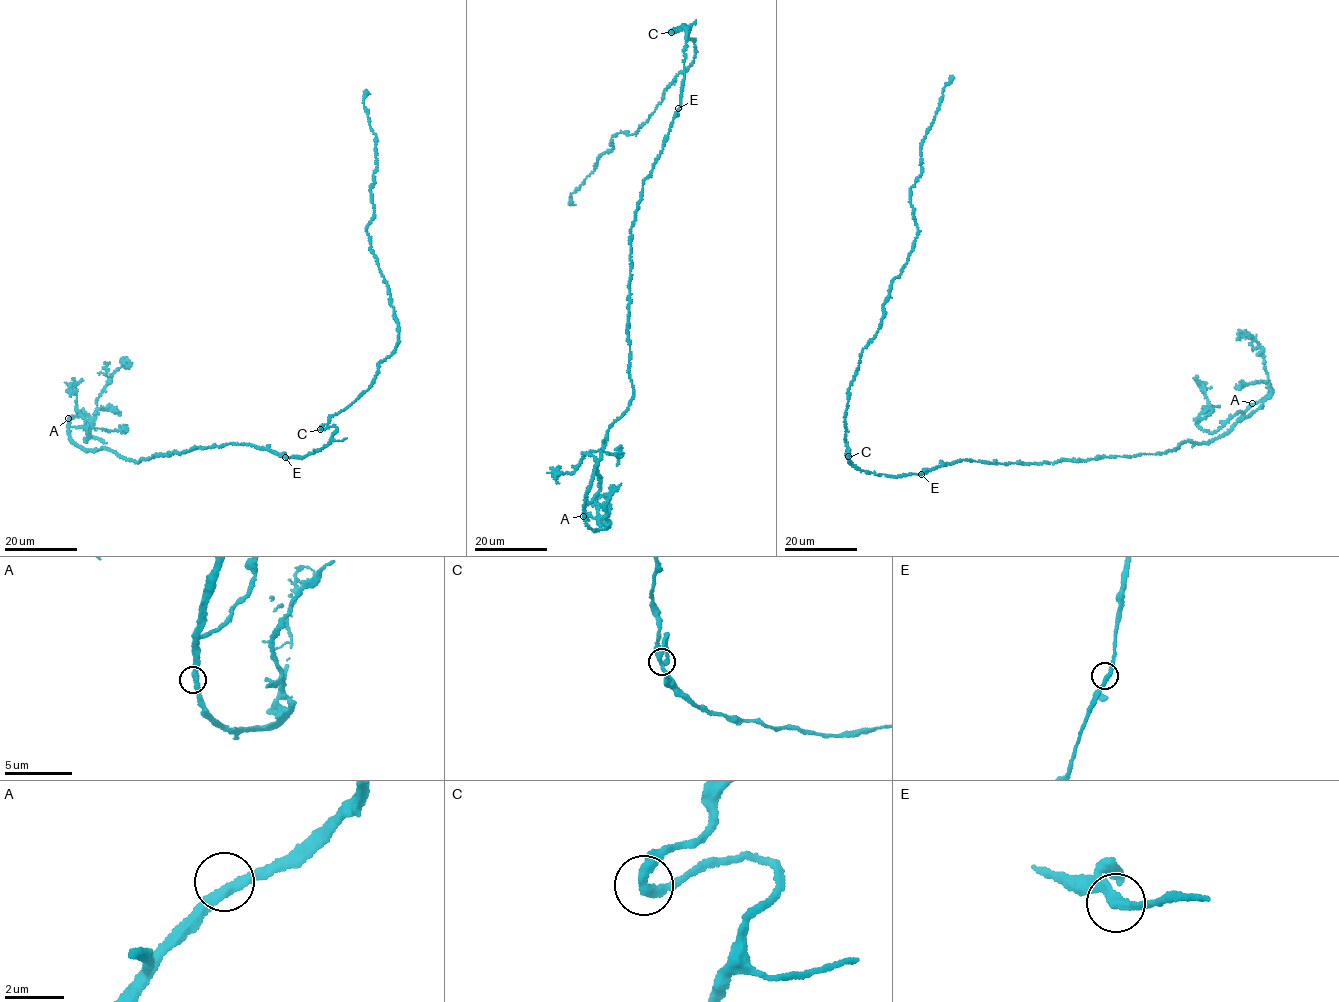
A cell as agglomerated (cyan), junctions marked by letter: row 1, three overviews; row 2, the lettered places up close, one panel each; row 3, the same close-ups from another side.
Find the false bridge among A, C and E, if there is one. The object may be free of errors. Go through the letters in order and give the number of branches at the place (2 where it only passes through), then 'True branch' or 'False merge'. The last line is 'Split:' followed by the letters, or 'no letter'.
A: Branches: 2. True branch
C: Branches: 2. True branch
E: Branches: 2. True branch
Split: no letter

